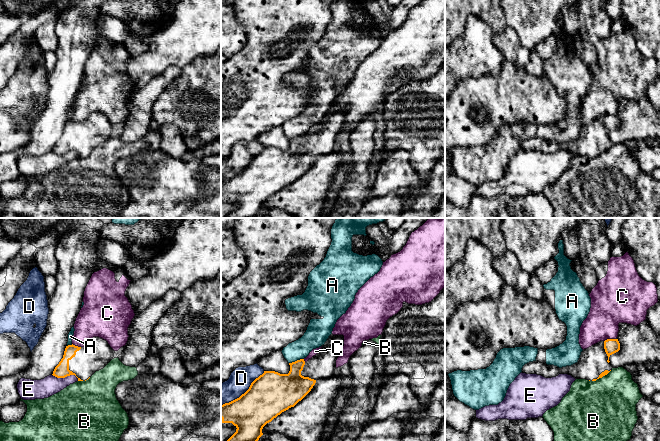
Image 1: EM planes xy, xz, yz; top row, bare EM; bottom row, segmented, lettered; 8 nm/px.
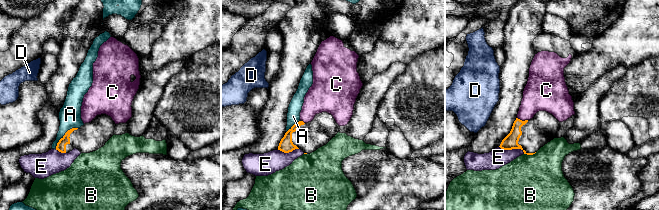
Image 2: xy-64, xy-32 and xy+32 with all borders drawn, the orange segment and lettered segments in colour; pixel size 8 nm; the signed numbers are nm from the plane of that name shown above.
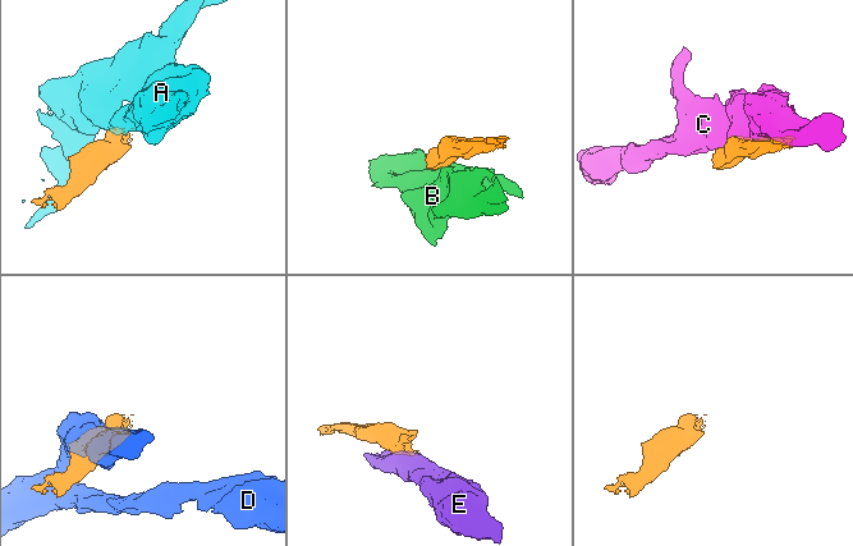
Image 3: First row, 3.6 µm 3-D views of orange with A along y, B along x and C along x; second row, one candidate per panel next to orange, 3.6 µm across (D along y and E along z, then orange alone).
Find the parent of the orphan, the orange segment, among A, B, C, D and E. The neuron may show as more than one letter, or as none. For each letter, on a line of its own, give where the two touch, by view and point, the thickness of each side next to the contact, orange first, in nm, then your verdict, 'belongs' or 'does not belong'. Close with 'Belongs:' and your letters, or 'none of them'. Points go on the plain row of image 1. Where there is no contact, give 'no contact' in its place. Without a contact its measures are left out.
A: xz (297, 136) | 260/180 nm | does not belong
B: xy (80, 156) | 110/480 nm | does not belong
C: yz (610, 115) | 120/280 nm | does not belong
D: xz (244, 169) | 340/180 nm | does not belong
E: xy (66, 152) | 110/160 nm | does not belong
Belongs: none of them

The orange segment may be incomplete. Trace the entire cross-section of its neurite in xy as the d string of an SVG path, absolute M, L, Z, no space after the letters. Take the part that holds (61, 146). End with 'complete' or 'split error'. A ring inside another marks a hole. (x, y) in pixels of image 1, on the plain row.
M93 113L84 123L68 121L65 124L63 134L53 147L53 152L65 154L75 151L78 157L88 156L96 147L103 145L114 133L115 127L108 118L99 113Z | split error

